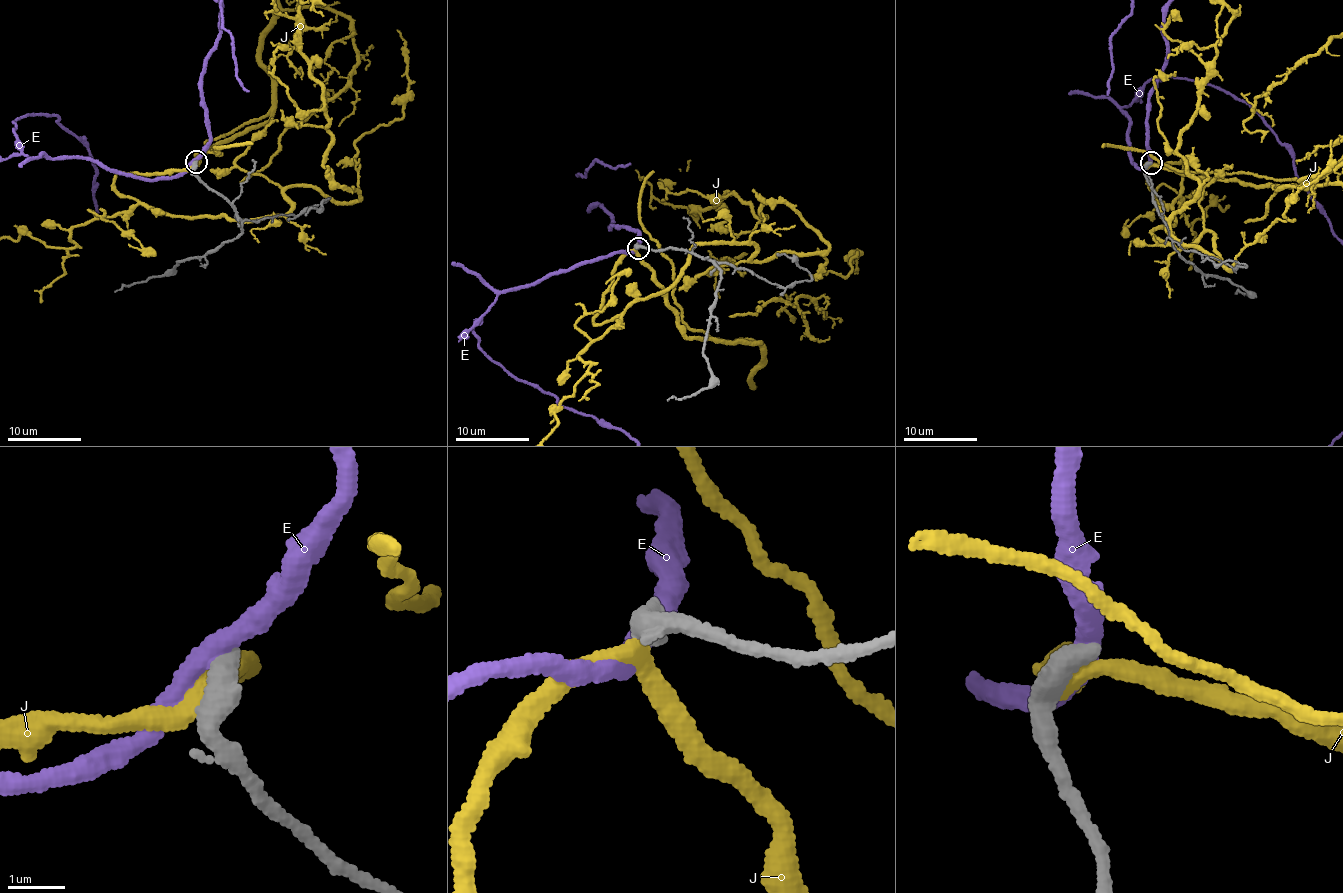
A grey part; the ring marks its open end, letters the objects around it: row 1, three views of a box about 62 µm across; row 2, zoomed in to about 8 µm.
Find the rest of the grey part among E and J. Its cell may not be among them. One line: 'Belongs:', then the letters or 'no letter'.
Belongs: no letter

